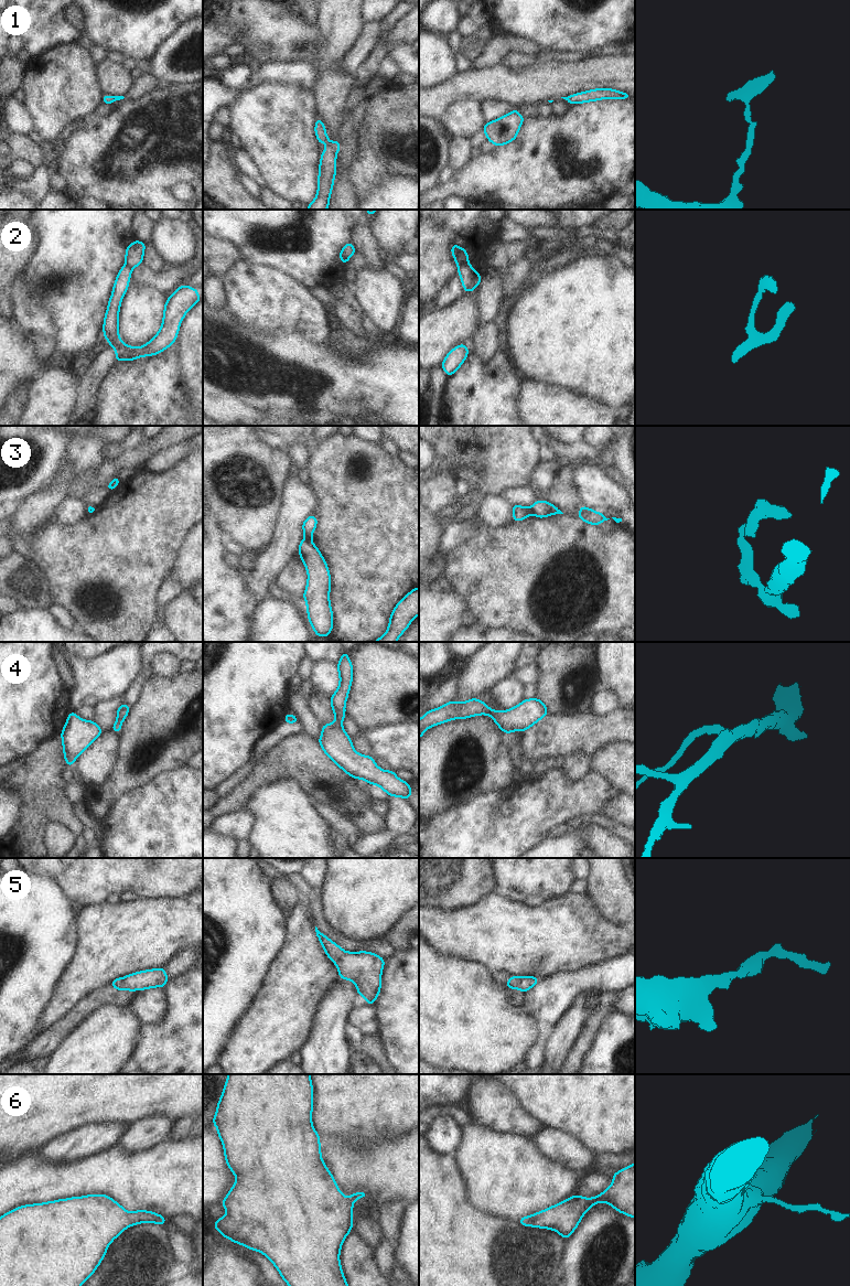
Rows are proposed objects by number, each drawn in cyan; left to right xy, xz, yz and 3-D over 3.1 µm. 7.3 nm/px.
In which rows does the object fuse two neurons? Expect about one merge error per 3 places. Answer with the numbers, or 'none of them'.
2, 3

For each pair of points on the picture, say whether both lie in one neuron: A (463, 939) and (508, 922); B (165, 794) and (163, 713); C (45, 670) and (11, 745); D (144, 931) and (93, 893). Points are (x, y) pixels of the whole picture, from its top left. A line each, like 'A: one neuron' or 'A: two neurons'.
A: one neuron
B: two neurons
C: one neuron
D: two neurons

